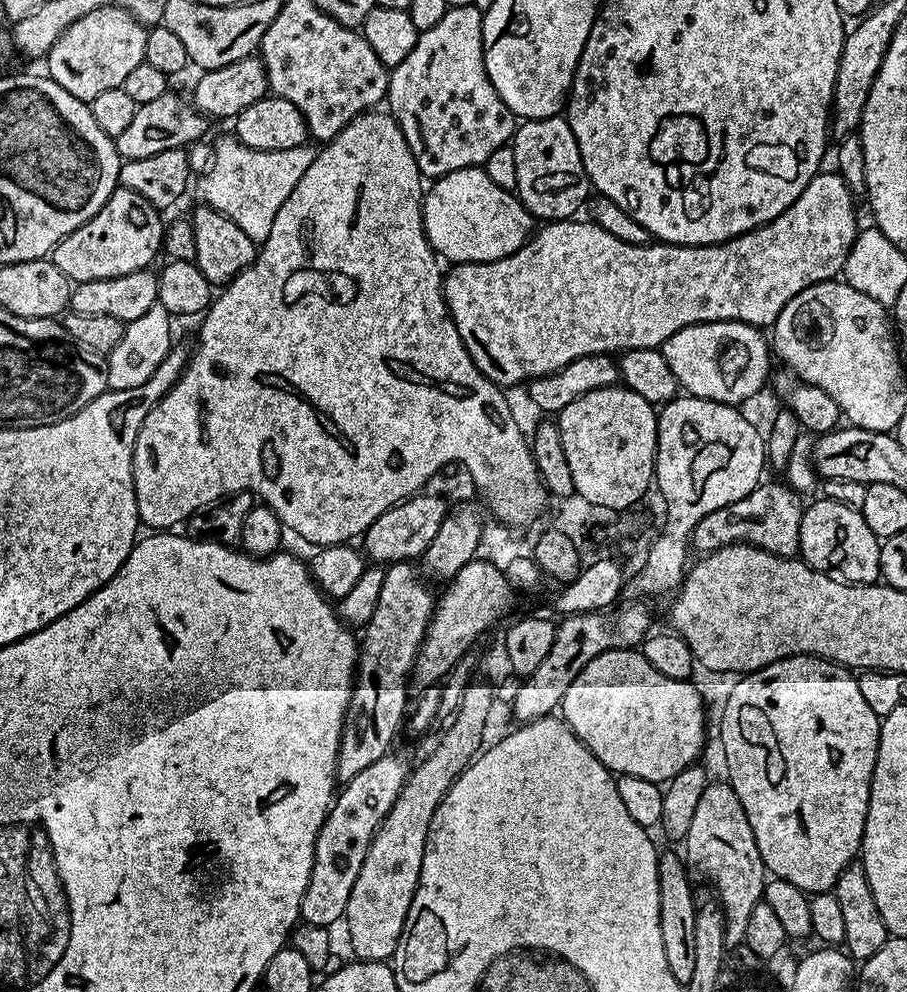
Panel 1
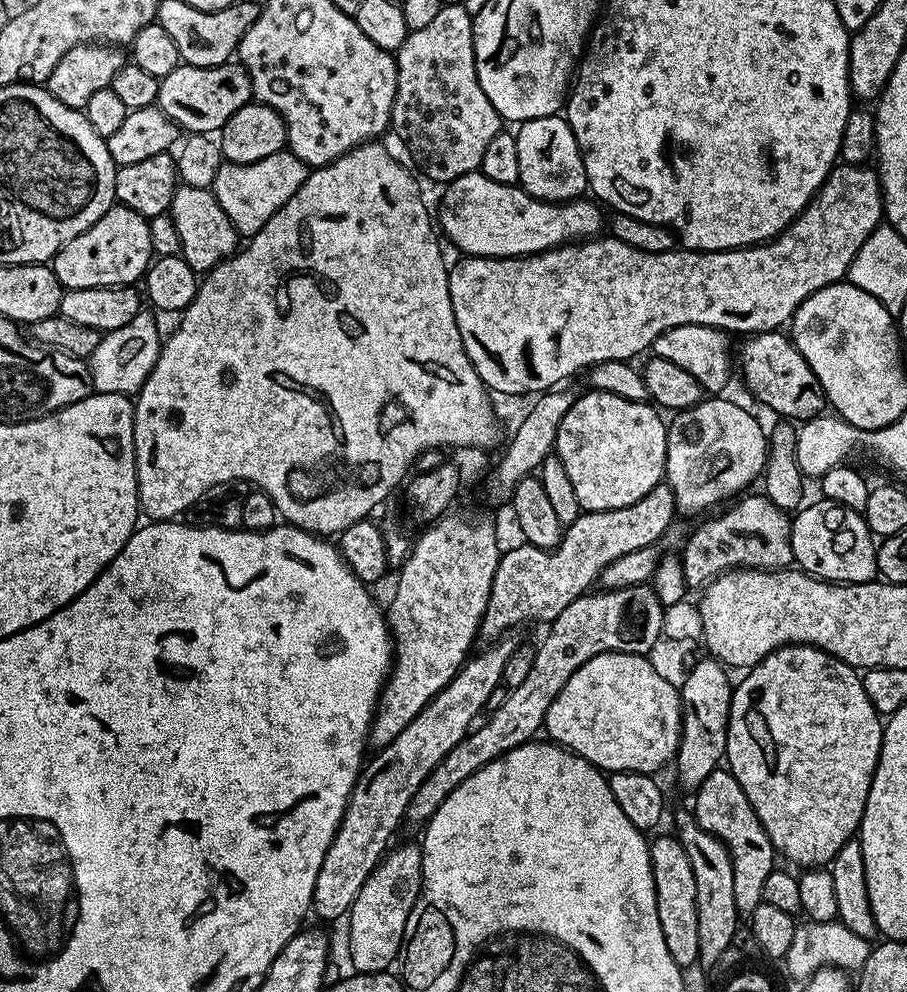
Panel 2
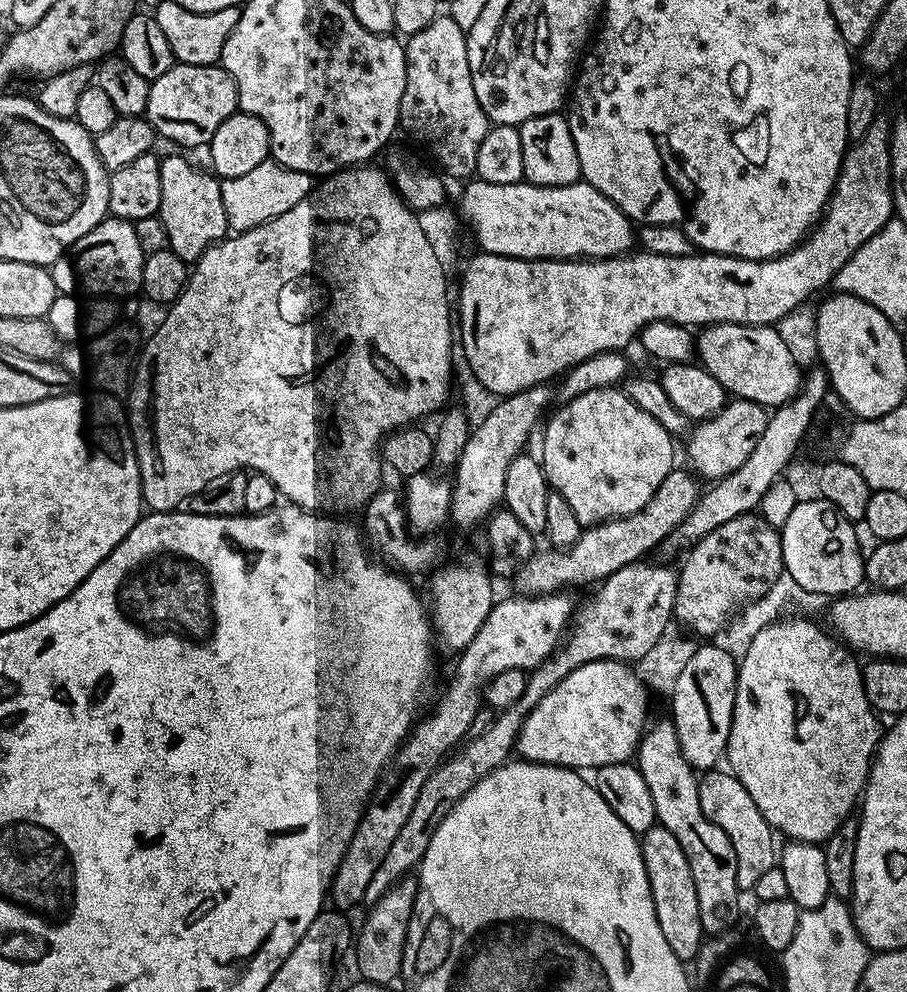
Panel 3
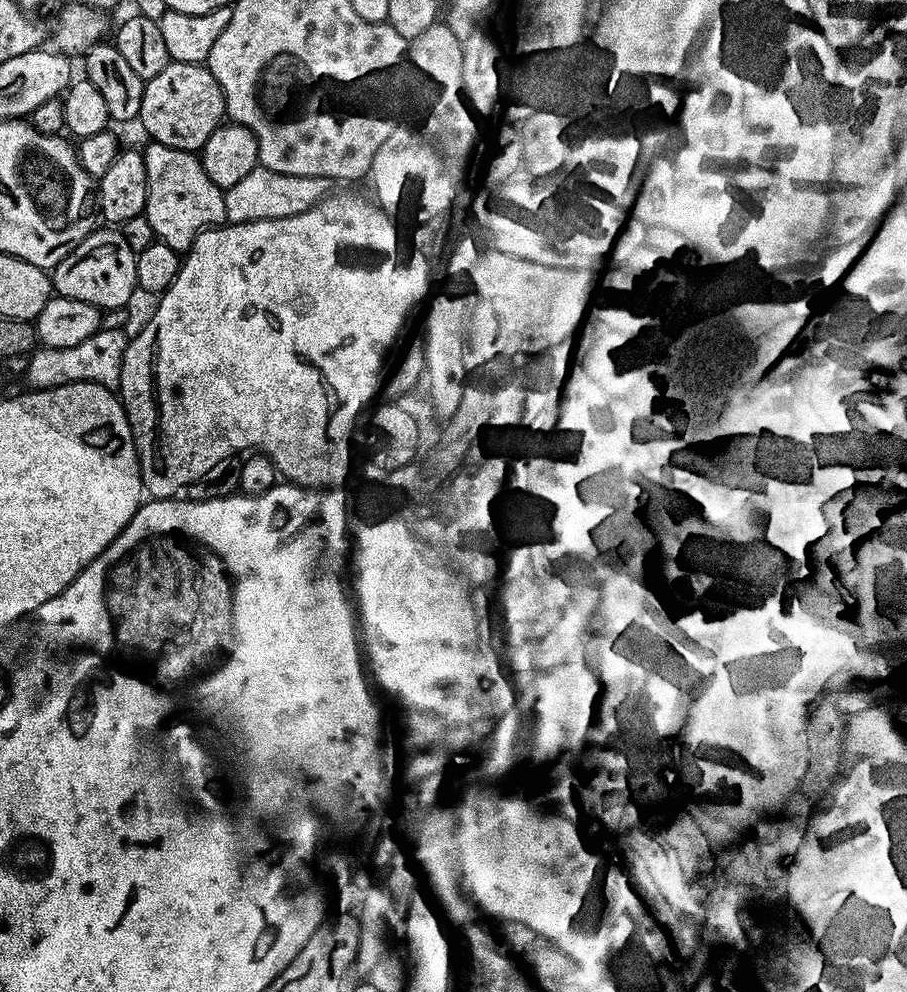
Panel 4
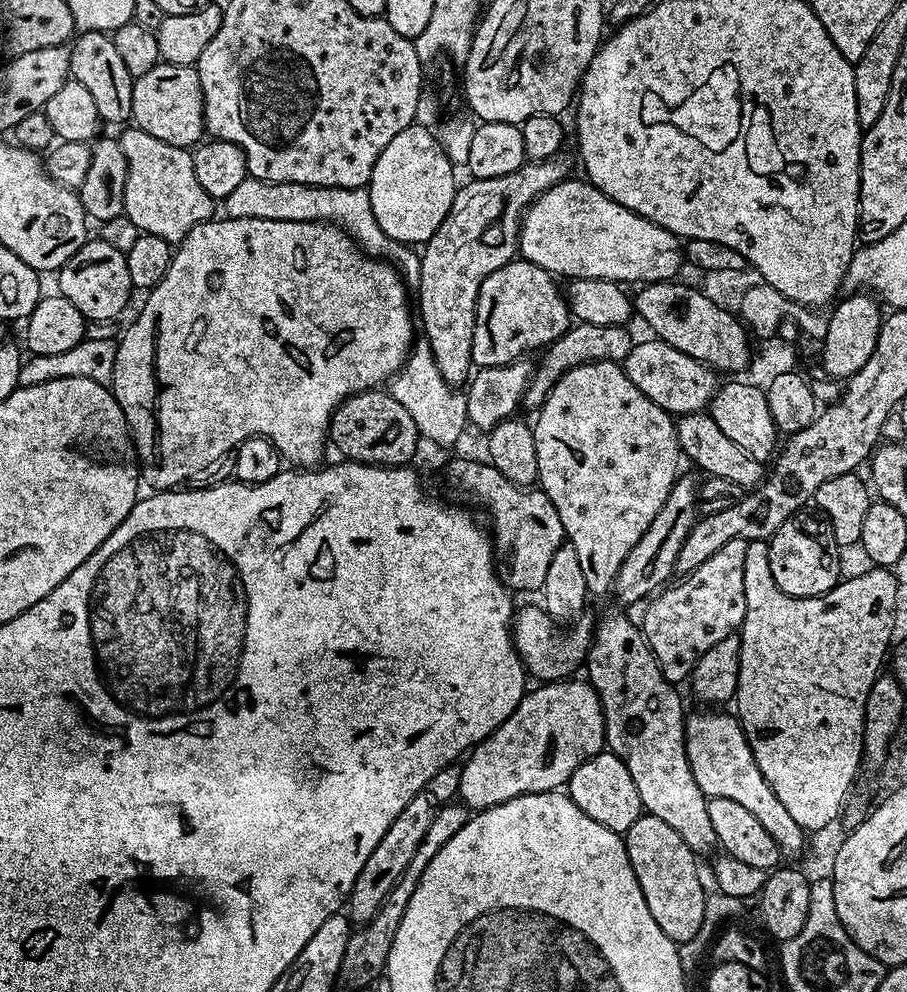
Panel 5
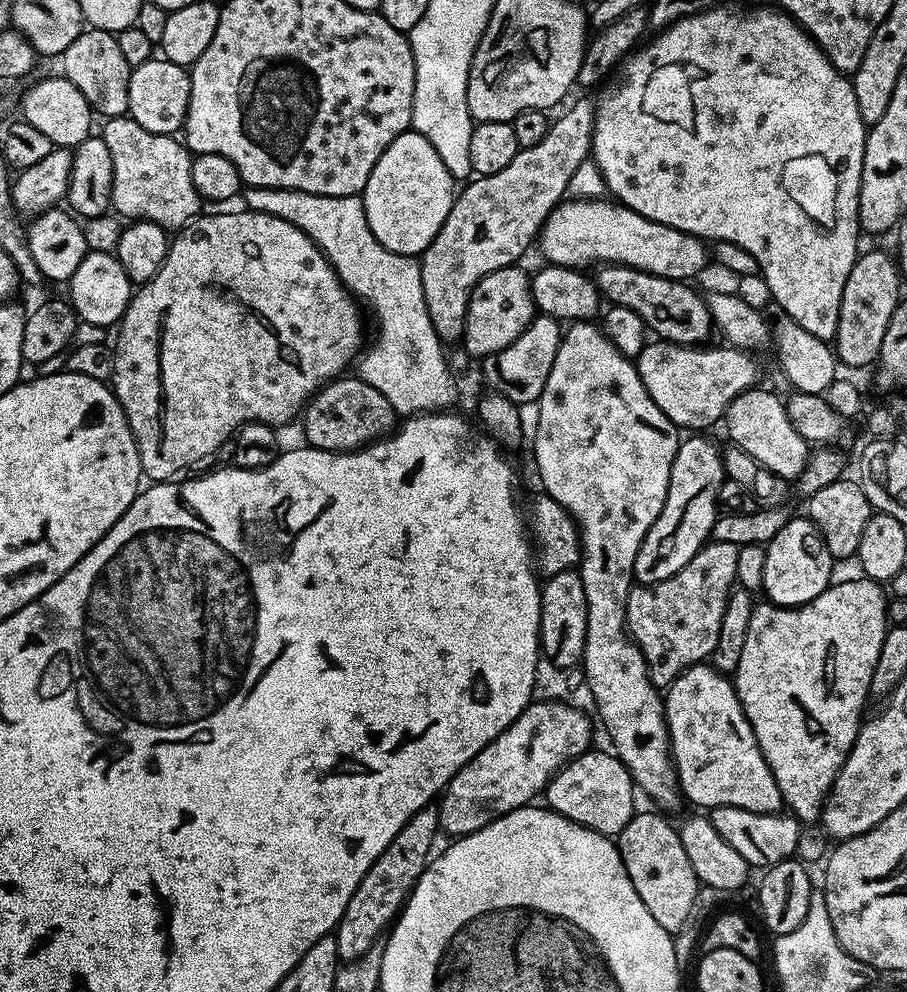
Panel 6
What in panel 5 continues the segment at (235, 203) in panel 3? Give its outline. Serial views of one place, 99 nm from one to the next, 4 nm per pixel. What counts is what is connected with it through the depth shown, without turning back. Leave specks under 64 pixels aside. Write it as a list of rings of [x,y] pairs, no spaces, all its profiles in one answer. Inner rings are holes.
[[[248,175],[229,196],[222,201],[223,215],[229,220],[234,218],[254,218],[264,216],[267,220],[278,222],[306,222],[319,220],[335,224],[344,229],[367,255],[391,262],[409,281],[420,279],[420,252],[409,245],[391,240],[378,226],[374,218],[374,206],[370,206],[370,194],[363,188],[331,188],[313,184],[291,184],[290,182],[266,182]]]

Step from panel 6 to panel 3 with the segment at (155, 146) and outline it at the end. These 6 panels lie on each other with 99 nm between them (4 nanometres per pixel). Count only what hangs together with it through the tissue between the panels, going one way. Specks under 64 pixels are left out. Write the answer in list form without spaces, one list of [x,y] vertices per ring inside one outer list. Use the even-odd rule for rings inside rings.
[[[165,155],[160,169],[162,202],[158,217],[165,228],[168,247],[191,266],[211,244],[219,244],[229,235],[226,206],[222,206],[221,181],[211,171],[195,168],[184,156]]]

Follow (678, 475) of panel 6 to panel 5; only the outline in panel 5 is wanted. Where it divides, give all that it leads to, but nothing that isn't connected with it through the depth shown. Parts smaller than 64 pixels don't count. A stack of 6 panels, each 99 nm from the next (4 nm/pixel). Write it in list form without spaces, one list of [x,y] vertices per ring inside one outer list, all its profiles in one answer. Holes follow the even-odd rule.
[[[684,474],[677,479],[662,510],[659,510],[649,528],[642,534],[642,538],[639,538],[637,544],[630,550],[619,574],[616,575],[615,591],[617,593],[620,591],[620,596],[626,603],[632,604],[640,599],[643,601],[671,581],[668,579],[676,572],[676,559],[682,550],[682,542],[686,542],[686,534],[690,534],[697,519],[698,480]]]

